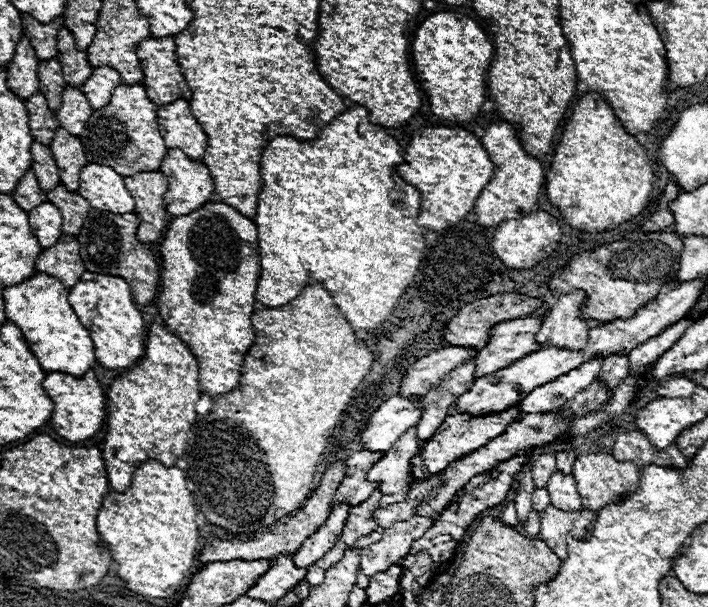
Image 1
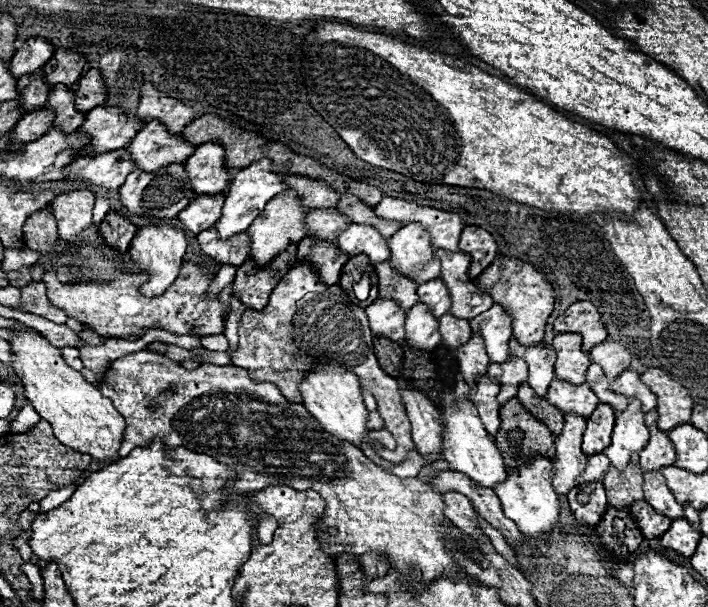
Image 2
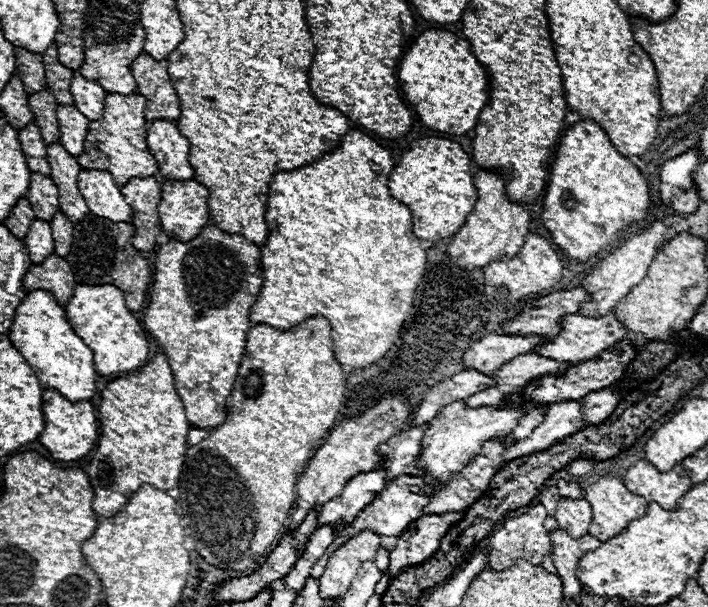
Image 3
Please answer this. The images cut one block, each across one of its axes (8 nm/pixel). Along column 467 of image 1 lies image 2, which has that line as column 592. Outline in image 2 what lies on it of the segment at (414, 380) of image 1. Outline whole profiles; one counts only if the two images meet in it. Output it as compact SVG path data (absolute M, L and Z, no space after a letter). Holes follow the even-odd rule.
M604 340L596 348L592 348L588 354L594 364L602 366L604 376L608 380L616 380L630 364L630 352L622 344L612 340Z

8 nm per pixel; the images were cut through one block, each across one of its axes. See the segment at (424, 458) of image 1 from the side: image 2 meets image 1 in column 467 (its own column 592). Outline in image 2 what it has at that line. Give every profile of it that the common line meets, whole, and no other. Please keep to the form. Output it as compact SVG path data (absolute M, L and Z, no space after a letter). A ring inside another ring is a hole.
M598 404L596 412L586 422L584 438L582 438L582 450L584 454L602 452L610 444L610 434L614 428L614 412L608 404Z

